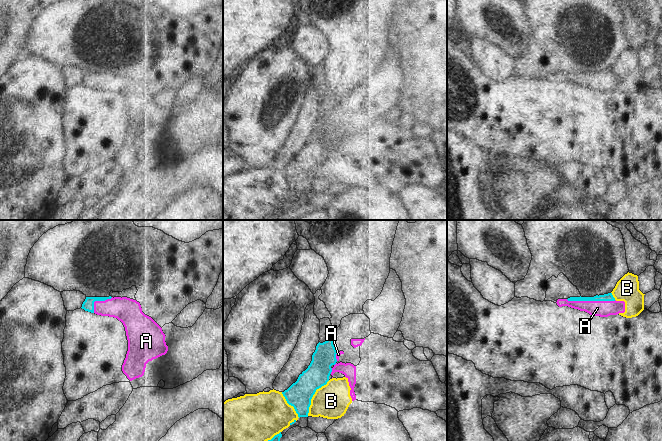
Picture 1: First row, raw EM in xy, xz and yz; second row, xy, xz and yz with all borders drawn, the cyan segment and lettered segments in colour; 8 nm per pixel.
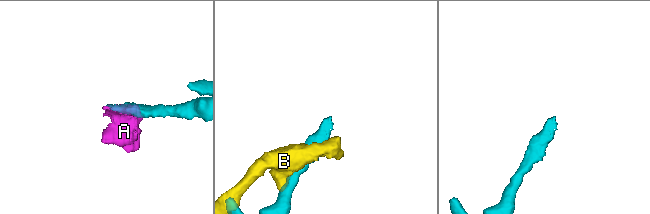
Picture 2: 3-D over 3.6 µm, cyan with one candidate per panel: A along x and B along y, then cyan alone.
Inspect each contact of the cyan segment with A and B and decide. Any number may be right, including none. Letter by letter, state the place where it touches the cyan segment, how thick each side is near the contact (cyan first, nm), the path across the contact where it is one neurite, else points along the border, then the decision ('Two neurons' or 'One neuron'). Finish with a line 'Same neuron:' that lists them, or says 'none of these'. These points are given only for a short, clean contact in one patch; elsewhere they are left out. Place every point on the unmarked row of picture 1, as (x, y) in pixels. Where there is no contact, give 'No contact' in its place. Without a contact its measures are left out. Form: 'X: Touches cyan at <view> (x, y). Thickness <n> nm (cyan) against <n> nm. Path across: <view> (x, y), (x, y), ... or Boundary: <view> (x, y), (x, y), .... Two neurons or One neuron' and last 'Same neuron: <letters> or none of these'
A: Touches cyan at yz (591, 76). Thickness 60 nm (cyan) against 130 nm. One neuron
B: Touches cyan at xz (312, 172). Thickness 200 nm (cyan) against 280 nm. Two neurons
Same neuron: A.

